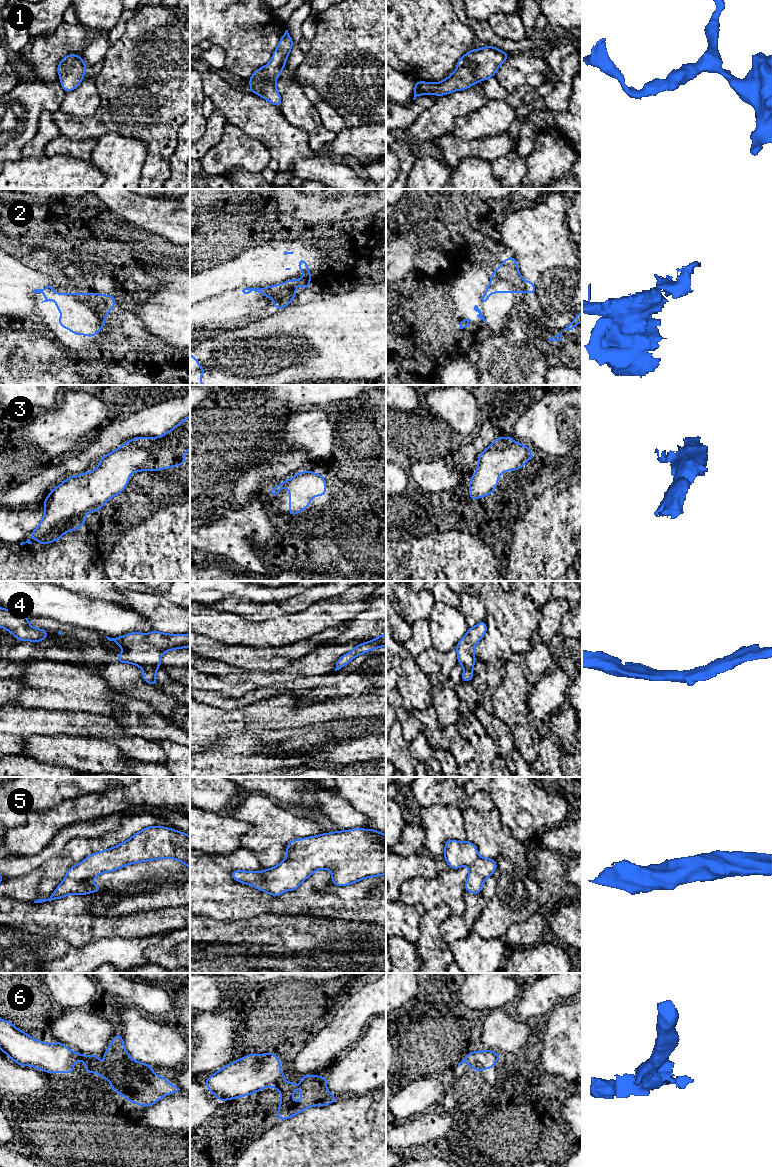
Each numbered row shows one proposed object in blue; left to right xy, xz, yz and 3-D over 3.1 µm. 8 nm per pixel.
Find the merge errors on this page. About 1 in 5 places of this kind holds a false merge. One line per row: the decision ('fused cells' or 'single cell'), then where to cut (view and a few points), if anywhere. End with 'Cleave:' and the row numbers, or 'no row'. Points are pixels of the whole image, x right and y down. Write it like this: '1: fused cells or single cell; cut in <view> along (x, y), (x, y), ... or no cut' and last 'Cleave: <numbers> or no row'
1: single cell; no cut
2: single cell; no cut
3: single cell; no cut
4: single cell; no cut
5: single cell; no cut
6: single cell; no cut
Cleave: no row

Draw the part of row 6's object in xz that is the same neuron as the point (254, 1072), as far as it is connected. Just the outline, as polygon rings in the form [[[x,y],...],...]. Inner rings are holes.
[[[276,1053],[249,1054],[227,1064],[204,1080],[208,1090],[219,1101],[226,1101],[259,1092],[269,1087],[281,1092],[281,1101],[276,1117],[287,1120],[308,1107],[326,1106],[338,1100],[326,1087],[328,1077],[316,1074],[302,1076],[301,1101],[293,1101],[292,1095],[298,1085],[283,1082],[286,1074],[279,1070],[282,1061]]]

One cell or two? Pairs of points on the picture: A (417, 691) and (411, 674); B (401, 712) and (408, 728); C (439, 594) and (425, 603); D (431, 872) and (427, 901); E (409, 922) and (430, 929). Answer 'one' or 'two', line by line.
A: one
B: one
C: two
D: two
E: two

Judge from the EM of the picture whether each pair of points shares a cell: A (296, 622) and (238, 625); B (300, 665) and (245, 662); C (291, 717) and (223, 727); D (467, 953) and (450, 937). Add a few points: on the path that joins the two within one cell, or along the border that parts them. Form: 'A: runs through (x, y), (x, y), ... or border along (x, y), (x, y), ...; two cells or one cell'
A: runs through (282, 629), (252, 629); one cell
B: border along (311, 653), (286, 666), (268, 672); two cells
C: runs through (274, 717), (252, 717), (240, 721); one cell
D: border along (470, 931), (449, 945); two cells

